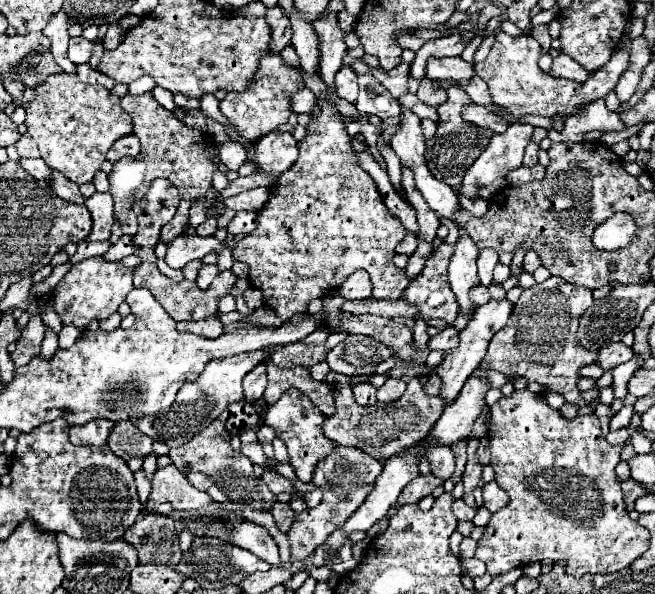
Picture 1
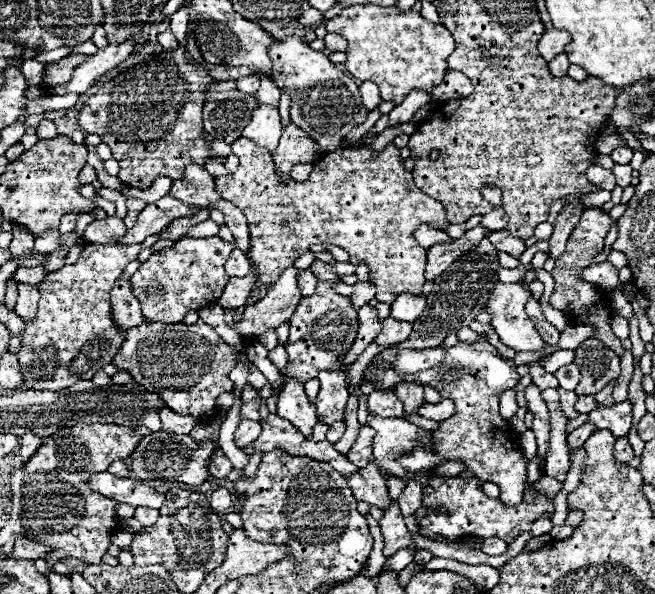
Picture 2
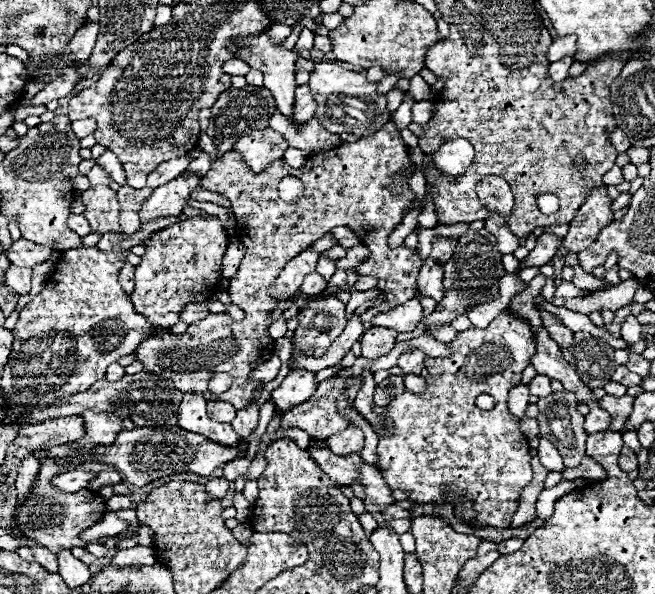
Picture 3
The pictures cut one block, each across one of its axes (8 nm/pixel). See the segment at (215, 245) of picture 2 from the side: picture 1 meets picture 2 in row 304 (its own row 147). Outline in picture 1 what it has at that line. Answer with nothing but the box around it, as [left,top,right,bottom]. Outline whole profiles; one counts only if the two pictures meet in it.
[108,92,218,242]

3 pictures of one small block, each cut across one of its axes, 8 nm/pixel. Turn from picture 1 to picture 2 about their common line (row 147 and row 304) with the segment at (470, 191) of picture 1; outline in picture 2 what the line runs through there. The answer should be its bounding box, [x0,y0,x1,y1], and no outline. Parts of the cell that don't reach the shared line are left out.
[486,284,550,364]

